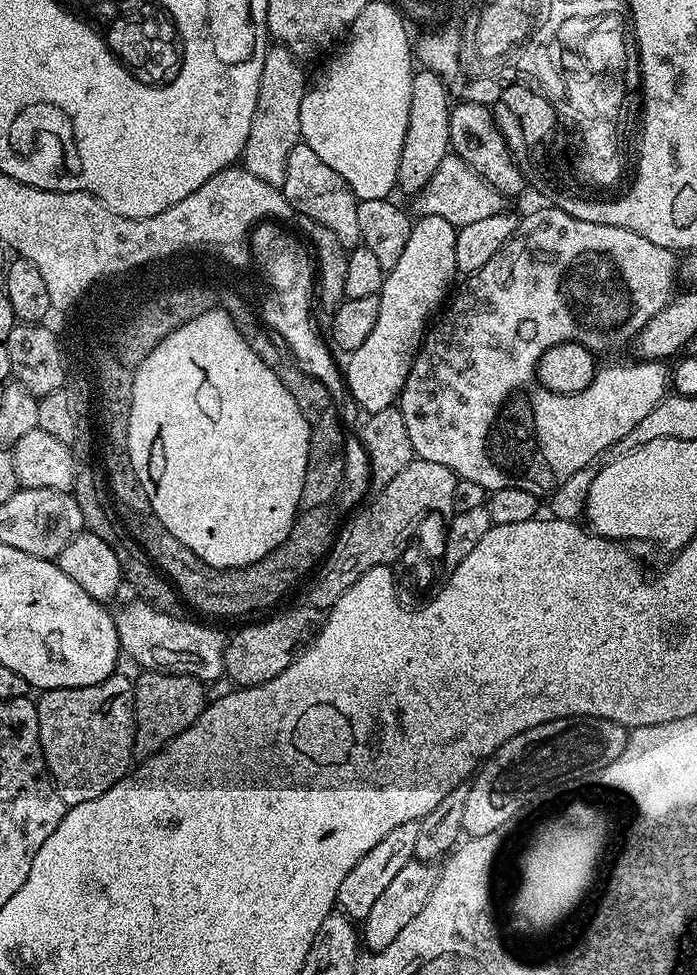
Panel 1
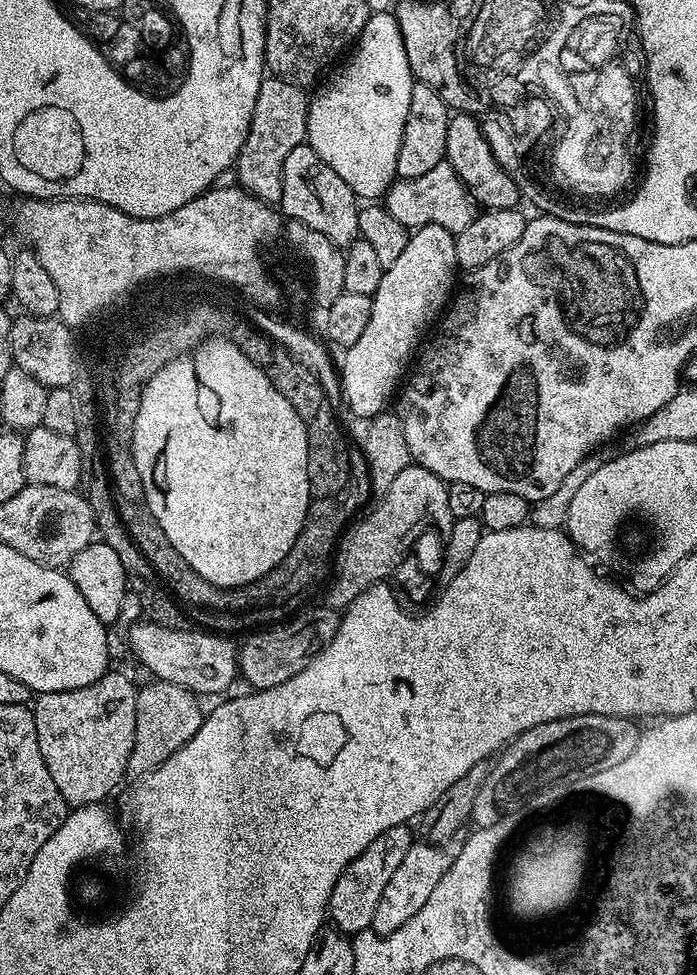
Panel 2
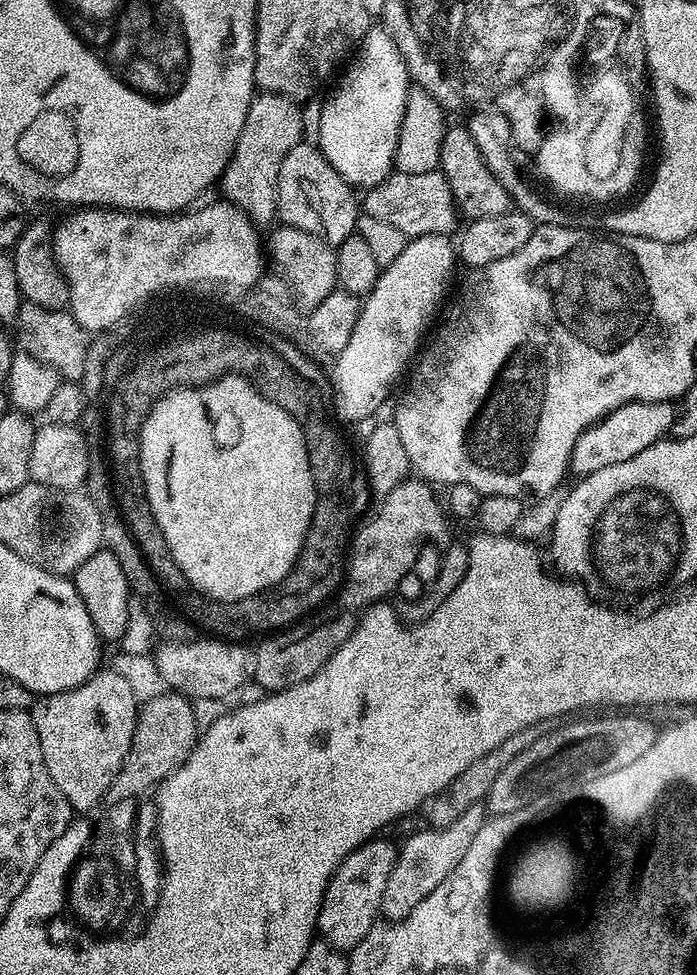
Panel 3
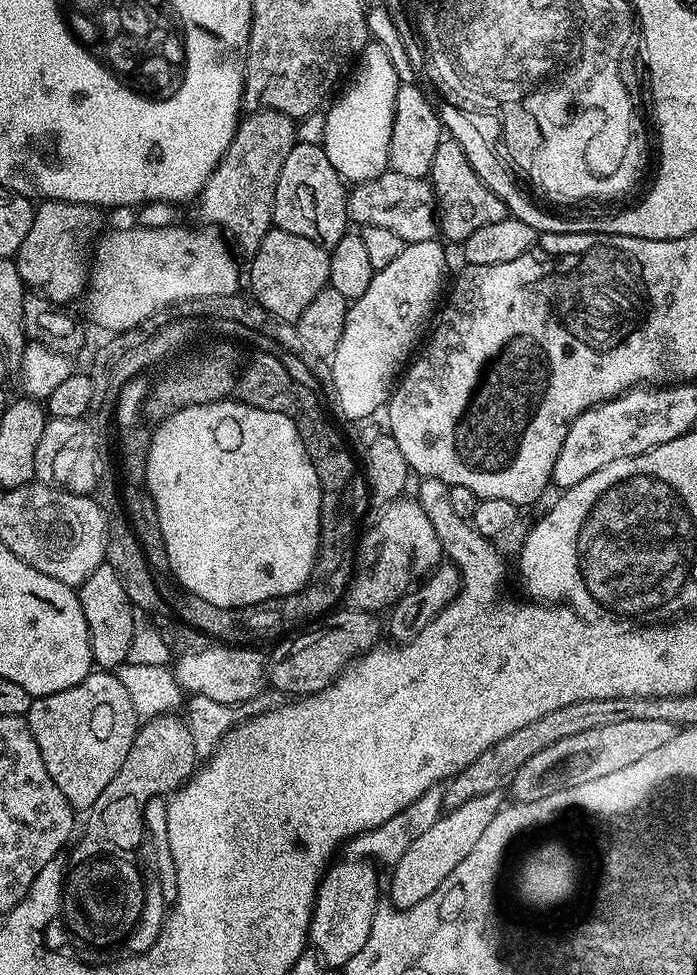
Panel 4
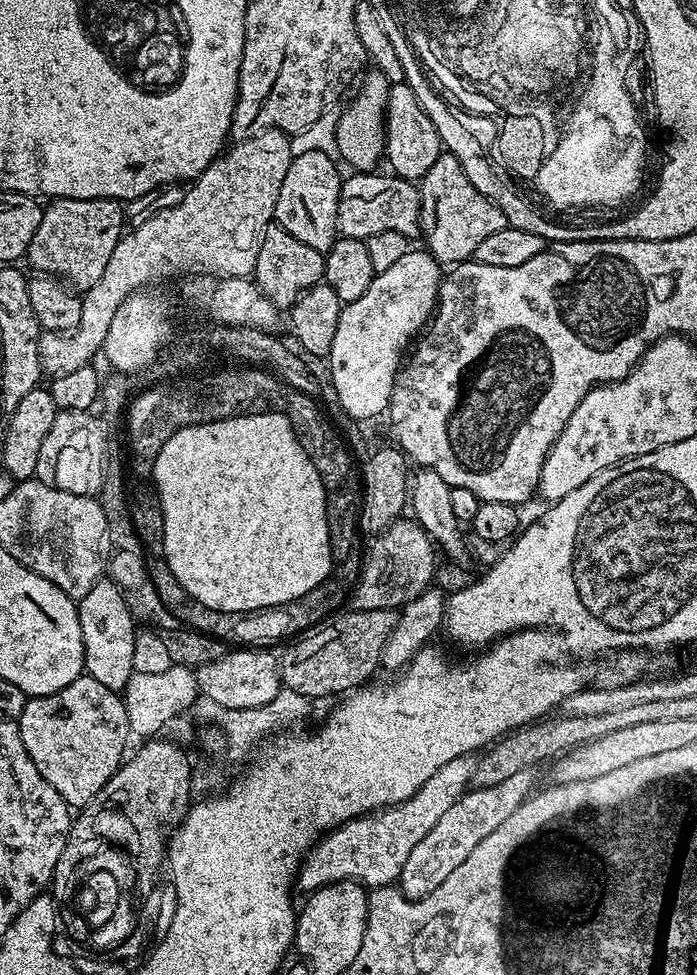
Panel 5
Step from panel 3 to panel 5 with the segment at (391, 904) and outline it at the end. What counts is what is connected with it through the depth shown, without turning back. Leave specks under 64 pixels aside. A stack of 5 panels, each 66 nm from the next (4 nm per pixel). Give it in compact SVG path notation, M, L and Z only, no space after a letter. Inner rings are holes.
M523 768L518 770L518 774L506 778L503 782L498 782L498 786L472 788L465 791L464 796L458 798L458 802L454 802L454 806L450 806L450 810L446 810L446 814L442 814L442 819L432 827L430 834L426 834L426 838L422 838L422 842L418 842L418 846L414 846L414 850L410 850L410 855L406 857L406 866L402 866L402 874L398 881L398 887L404 893L404 897L408 900L421 900L427 896L434 896L439 888L443 888L446 878L450 878L450 874L460 871L460 867L467 864L469 858L476 854L478 842L497 835L501 831L500 827L523 804L525 807L526 801L534 792L534 787L532 788L532 783L536 780L534 773L532 768Z

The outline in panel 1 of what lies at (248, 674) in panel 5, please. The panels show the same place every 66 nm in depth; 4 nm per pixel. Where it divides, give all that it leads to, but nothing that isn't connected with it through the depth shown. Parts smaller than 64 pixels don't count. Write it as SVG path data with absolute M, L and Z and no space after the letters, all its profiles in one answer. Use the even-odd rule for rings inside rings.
M139 598L121 603L119 608L120 613L117 611L114 619L121 653L141 664L141 669L192 676L201 682L216 681L224 676L225 633L196 620L183 620L180 614L158 610Z

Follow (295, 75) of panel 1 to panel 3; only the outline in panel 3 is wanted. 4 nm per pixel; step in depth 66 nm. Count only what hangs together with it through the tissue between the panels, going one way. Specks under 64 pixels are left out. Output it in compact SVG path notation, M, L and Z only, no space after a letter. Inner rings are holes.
M261 91L253 99L248 107L246 122L242 126L242 134L238 134L238 142L232 151L232 157L228 159L228 165L224 168L222 185L224 184L223 199L229 204L235 204L241 208L252 223L257 226L271 225L277 219L276 199L278 198L278 170L282 170L282 158L290 154L290 150L296 144L301 143L304 132L304 116L300 113L301 105L289 96L280 96L276 92Z

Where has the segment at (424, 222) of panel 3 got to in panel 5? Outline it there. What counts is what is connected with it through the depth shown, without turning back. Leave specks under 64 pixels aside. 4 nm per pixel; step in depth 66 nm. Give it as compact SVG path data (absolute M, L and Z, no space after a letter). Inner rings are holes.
M352 174L340 185L336 231L346 238L368 240L382 230L398 230L409 238L420 236L420 189L411 180L403 180L395 174Z

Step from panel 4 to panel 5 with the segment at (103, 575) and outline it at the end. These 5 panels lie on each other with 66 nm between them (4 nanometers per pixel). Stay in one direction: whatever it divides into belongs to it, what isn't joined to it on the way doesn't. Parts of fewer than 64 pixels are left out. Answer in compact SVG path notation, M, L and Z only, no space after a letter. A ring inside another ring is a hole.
M101 578L97 584L78 601L78 622L82 626L84 643L84 672L94 677L102 686L120 692L131 678L135 636L138 625L133 620L122 598L122 590L107 578Z

